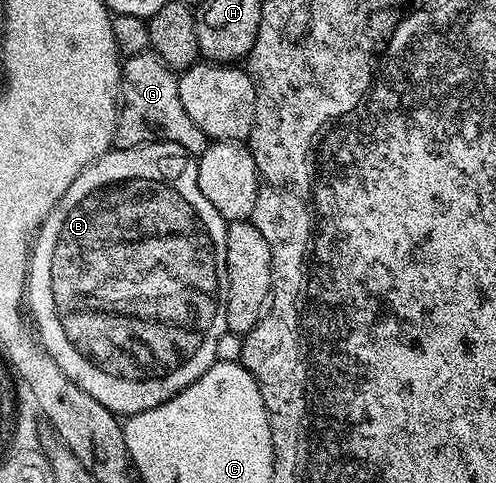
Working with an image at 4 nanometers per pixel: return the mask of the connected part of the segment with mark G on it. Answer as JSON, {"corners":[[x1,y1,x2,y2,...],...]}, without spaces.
{"corners":[[151,50,127,56,120,69,120,98,116,116,117,148,141,147,144,143,177,143,186,153,198,157,208,148,210,140,182,109,178,97,178,75,162,62]]}

